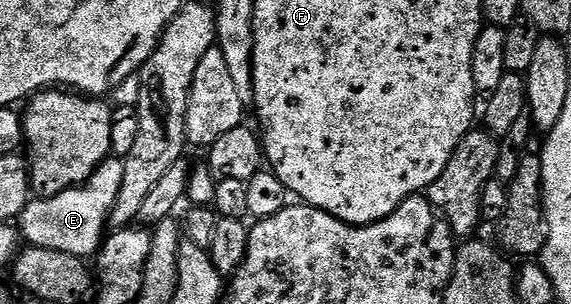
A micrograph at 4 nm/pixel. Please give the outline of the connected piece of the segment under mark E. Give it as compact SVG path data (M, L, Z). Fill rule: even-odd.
M111 155L100 163L84 185L61 191L61 195L31 199L17 218L22 240L27 245L49 247L49 251L65 251L84 259L94 258L99 246L104 244L113 203L117 203L117 195L121 191L121 179L125 179L123 162L118 156Z

